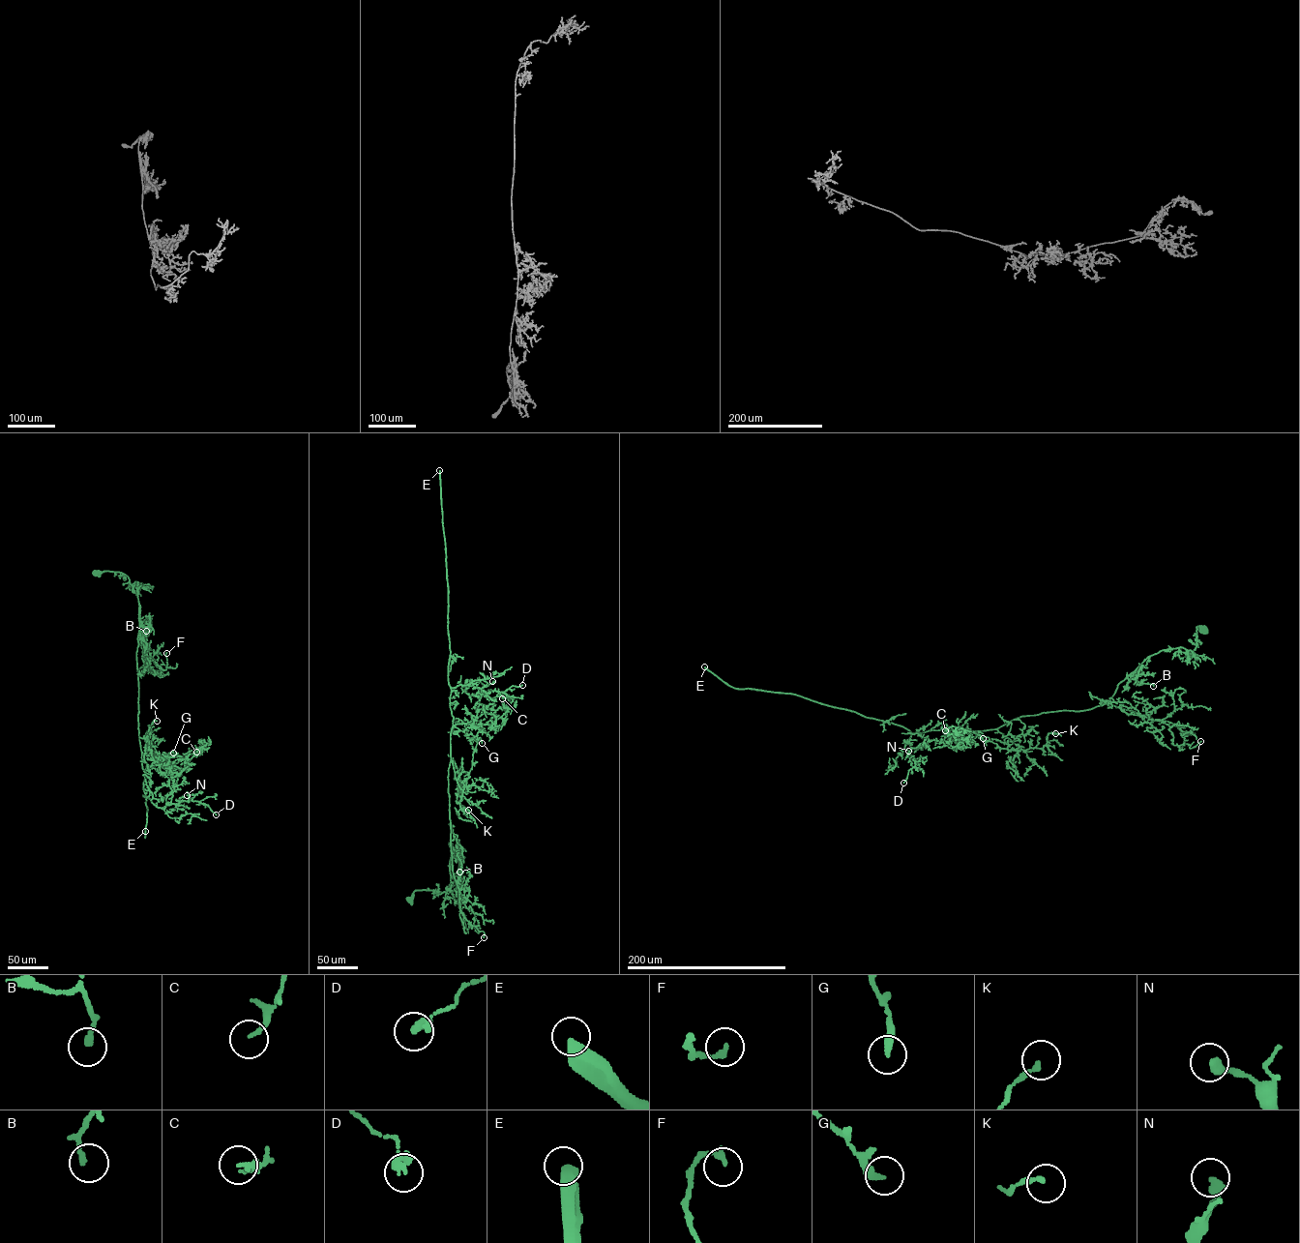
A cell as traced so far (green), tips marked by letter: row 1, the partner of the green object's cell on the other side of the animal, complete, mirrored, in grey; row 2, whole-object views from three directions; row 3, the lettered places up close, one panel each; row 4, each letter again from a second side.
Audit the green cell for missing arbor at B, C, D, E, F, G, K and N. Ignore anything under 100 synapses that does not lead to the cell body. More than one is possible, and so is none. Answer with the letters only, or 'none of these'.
E

